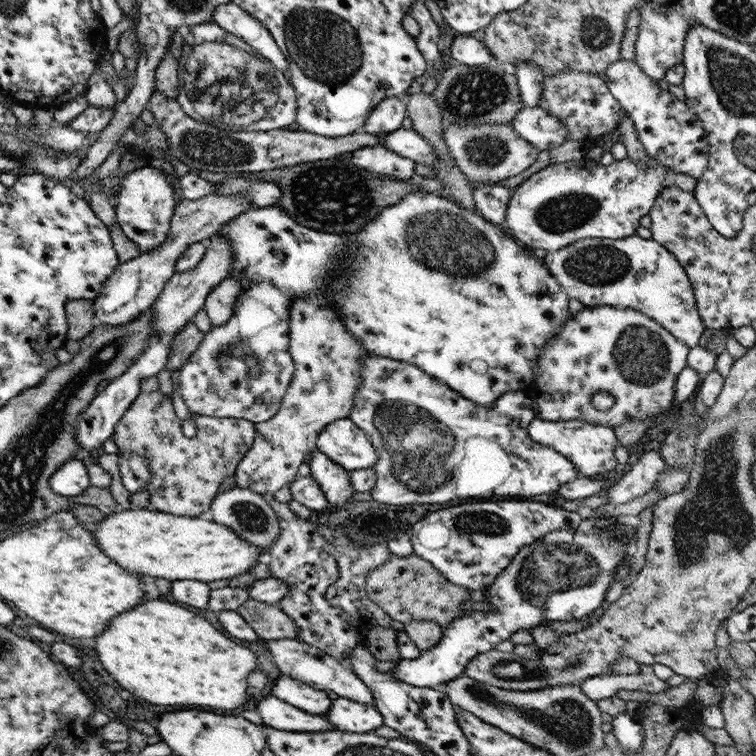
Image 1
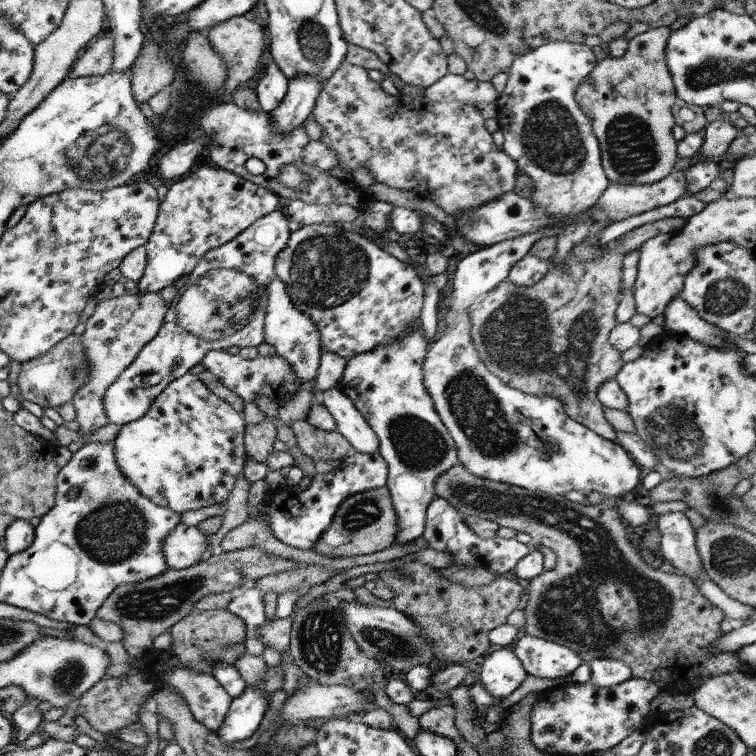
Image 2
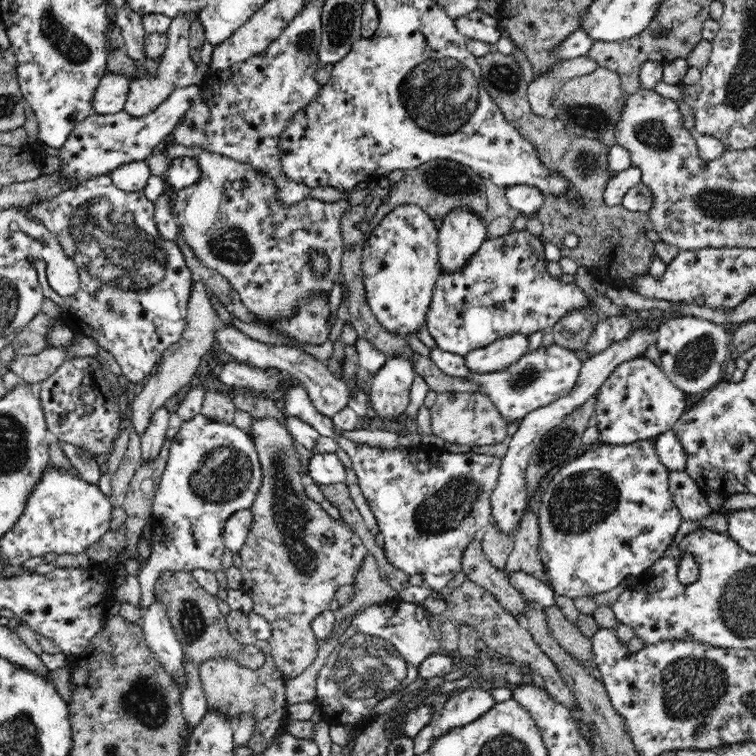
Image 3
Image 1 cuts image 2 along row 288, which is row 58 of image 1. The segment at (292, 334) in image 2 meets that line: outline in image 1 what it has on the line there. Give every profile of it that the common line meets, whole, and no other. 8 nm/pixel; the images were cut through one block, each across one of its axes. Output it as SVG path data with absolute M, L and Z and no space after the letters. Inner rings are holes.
M229 1L227 4L216 6L211 16L213 16L212 24L242 39L260 57L272 62L272 65L280 70L284 77L288 77L288 62L273 41L271 33L245 10Z

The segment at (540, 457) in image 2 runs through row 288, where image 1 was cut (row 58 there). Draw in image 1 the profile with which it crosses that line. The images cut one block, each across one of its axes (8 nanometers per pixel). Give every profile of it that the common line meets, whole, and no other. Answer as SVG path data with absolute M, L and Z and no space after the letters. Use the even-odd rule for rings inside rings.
M473 34L455 37L449 56L454 63L465 66L489 65L495 62L482 40Z

